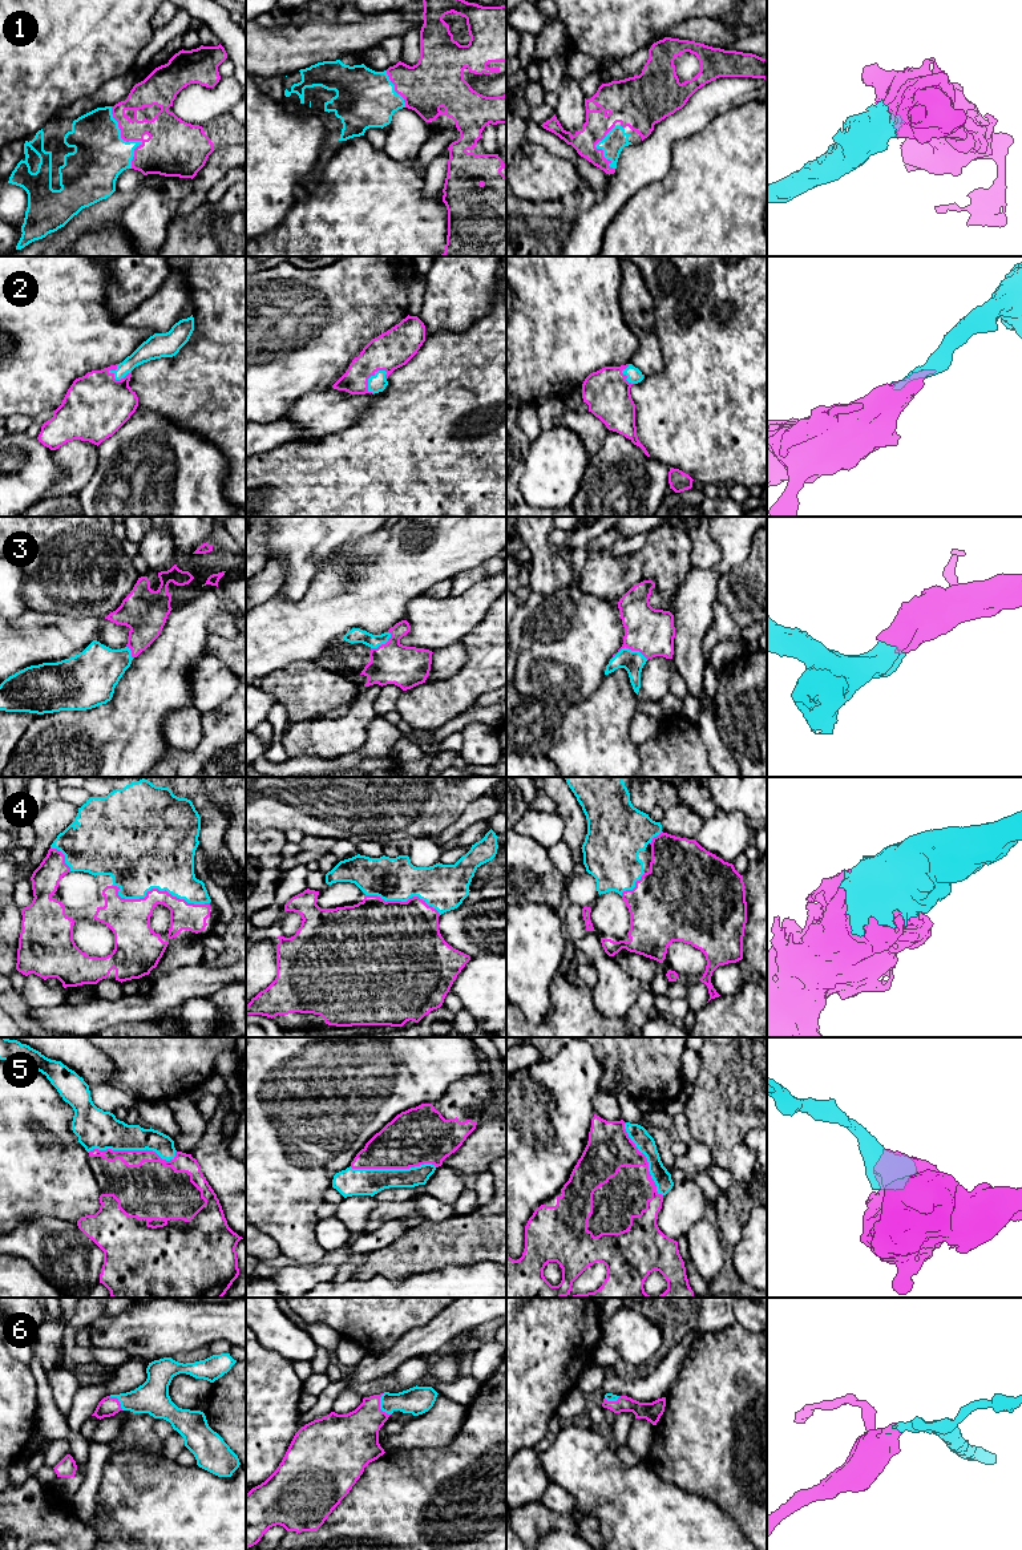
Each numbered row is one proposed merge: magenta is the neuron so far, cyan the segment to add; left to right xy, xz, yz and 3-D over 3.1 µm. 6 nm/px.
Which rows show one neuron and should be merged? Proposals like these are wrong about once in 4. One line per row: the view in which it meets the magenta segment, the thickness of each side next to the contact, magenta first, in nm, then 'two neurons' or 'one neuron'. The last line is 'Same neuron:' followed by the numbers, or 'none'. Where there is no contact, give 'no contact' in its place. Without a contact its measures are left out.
1: xy | 300/320 nm | one neuron
2: xz | 220/110 nm | one neuron
3: yz | 280/140 nm | one neuron
4: xy | 260/500 nm | one neuron
5: xy | 110/240 nm | one neuron
6: xz | 300/170 nm | one neuron
Same neuron: 1, 2, 3, 4, 5, 6

